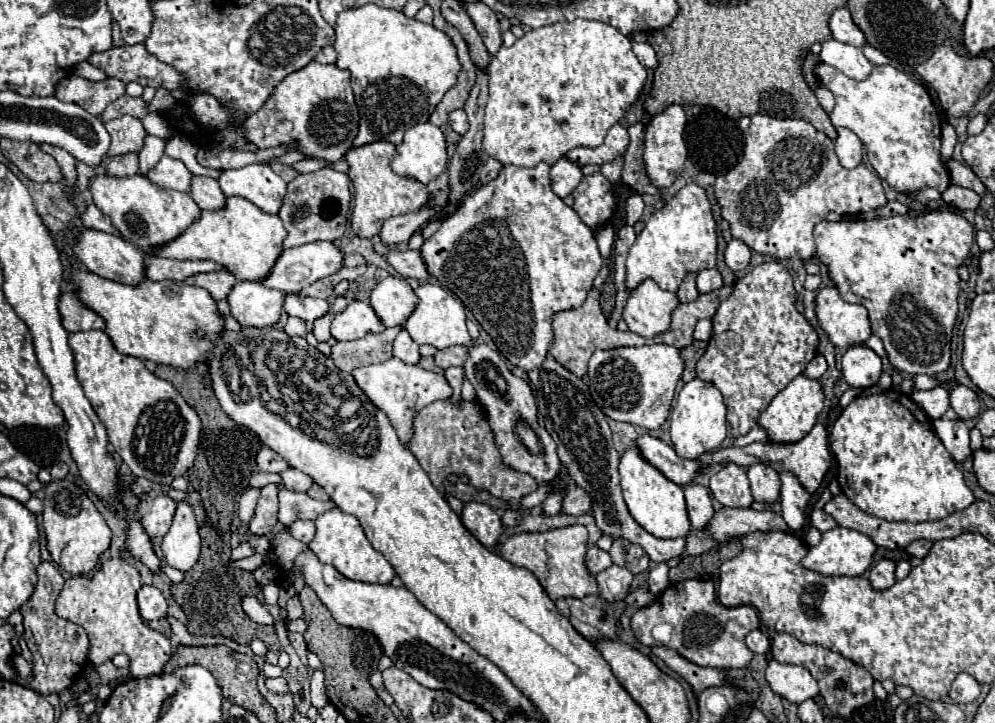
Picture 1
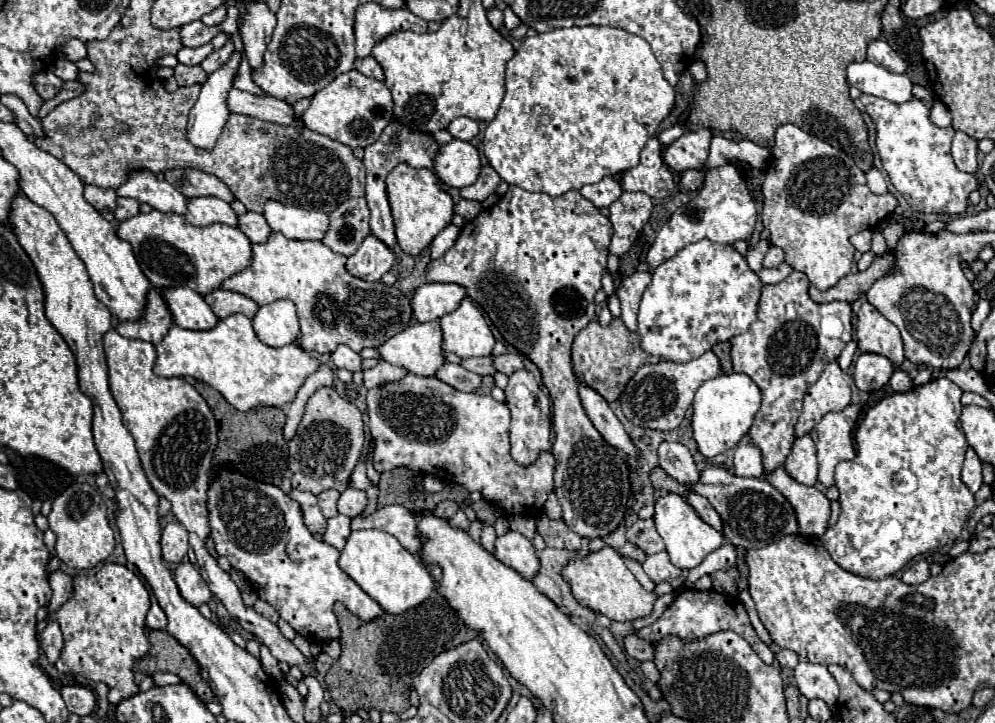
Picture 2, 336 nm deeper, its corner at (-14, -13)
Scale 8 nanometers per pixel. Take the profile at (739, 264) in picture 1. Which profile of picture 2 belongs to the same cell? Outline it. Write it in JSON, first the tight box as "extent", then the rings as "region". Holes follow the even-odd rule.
{"extent":[764,247,784,267],"region":[[[770,247],[764,257],[764,267],[776,267],[784,261],[784,251],[780,247]]]}

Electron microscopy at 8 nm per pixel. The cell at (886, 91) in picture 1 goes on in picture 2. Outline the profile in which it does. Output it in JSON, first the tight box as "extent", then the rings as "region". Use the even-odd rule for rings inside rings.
{"extent":[854,93,978,215],"region":[[[862,93],[854,101],[860,113],[870,115],[876,125],[876,147],[882,159],[882,165],[896,187],[898,193],[908,201],[908,205],[922,213],[946,213],[960,215],[968,207],[968,195],[978,187],[978,181],[970,173],[956,169],[950,143],[954,137],[952,127],[936,127],[930,121],[930,107],[920,99],[910,99],[906,103],[890,103],[880,97]]]}

